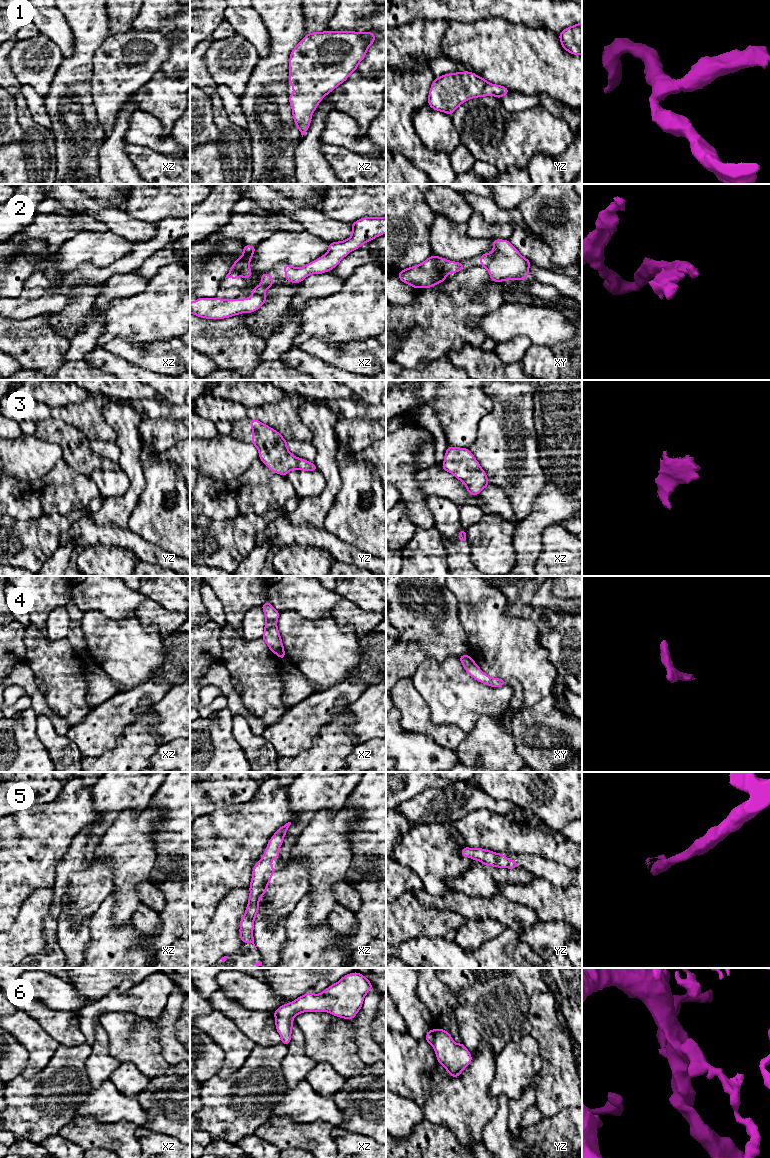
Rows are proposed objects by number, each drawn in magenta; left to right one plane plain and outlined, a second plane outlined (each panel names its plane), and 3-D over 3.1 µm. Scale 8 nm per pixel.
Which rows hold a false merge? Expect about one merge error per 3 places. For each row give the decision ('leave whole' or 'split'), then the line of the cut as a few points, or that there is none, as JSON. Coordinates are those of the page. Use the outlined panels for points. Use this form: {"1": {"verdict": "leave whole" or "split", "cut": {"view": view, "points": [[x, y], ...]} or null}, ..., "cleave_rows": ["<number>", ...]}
{"1": {"verdict": "leave whole", "cut": null}, "2": {"verdict": "leave whole", "cut": null}, "3": {"verdict": "leave whole", "cut": null}, "4": {"verdict": "leave whole", "cut": null}, "5": {"verdict": "leave whole", "cut": null}, "6": {"verdict": "leave whole", "cut": null}, "cleave_rows": []}

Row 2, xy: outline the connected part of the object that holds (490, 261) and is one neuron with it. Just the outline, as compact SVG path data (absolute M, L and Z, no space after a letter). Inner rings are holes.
M492 240L493 252L480 255L480 266L488 270L492 282L526 280L530 260L523 257L509 240Z

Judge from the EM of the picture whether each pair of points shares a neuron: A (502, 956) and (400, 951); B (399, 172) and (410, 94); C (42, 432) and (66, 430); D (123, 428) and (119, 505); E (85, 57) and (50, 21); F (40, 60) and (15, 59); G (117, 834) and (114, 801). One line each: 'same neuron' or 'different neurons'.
A: same neuron
B: different neurons
C: same neuron
D: same neuron
E: different neurons
F: same neuron
G: different neurons

